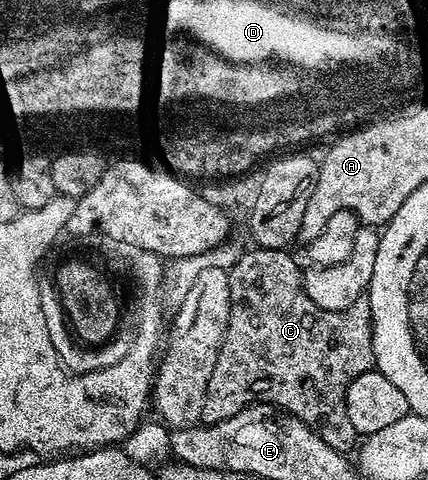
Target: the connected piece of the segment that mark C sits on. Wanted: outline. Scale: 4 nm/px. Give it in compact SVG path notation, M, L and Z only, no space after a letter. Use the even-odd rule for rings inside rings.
M252 248L243 251L239 260L229 270L230 321L219 348L218 359L210 374L205 401L202 404L200 421L206 426L215 426L230 420L237 412L251 404L267 404L285 408L289 417L302 421L310 430L345 454L358 444L358 434L346 414L346 390L358 374L366 374L376 367L374 342L372 341L372 311L366 298L354 302L341 312L322 310L314 306L304 289L302 268L289 255L278 248Z

